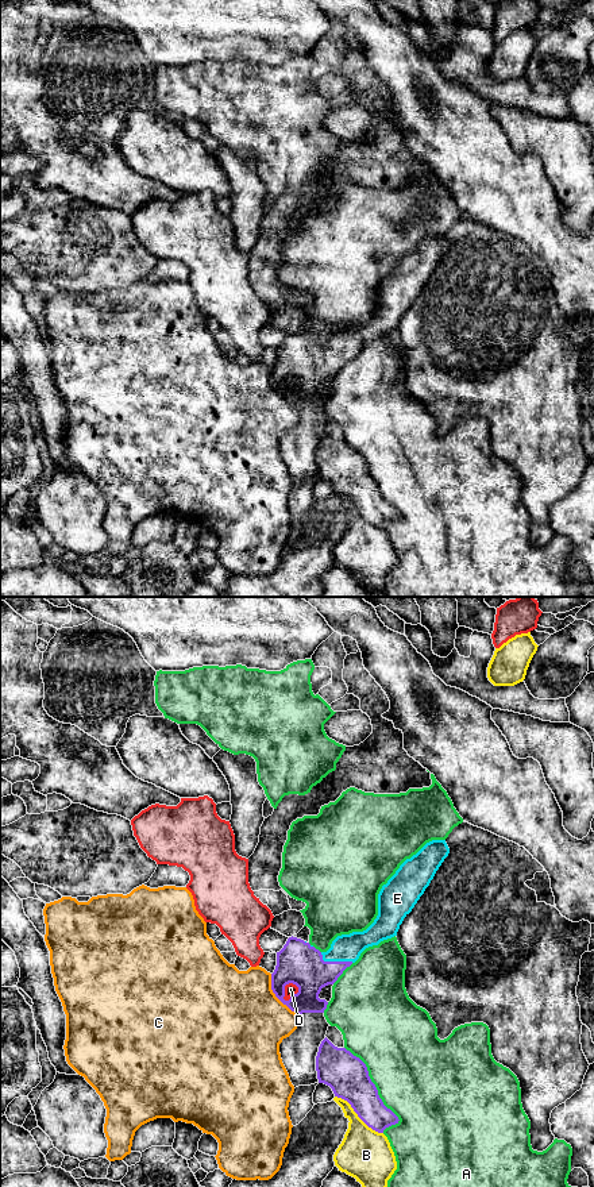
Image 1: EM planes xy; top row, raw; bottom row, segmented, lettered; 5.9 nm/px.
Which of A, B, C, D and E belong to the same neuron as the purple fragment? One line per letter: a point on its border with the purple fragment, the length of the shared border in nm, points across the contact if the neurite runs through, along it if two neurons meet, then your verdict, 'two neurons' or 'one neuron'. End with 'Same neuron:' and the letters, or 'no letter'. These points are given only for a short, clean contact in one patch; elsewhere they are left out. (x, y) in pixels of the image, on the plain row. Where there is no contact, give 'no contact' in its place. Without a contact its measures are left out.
A: xy (377, 485) | 550 nm | two neurons
B: xy (358, 511) | 360 nm | two neurons
C: xy (277, 392) | 300 nm | two neurons
D: xy (284, 385) | 130 nm | two neurons
E: xy (335, 357) | 200 nm | across xy (299, 358), (335, 357), (347, 342) | one neuron
Same neuron: E

